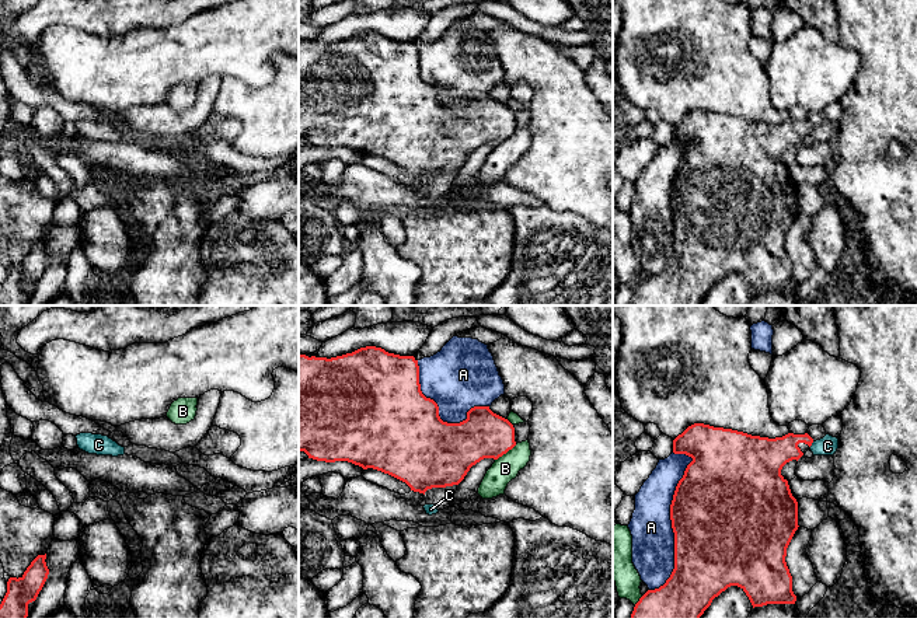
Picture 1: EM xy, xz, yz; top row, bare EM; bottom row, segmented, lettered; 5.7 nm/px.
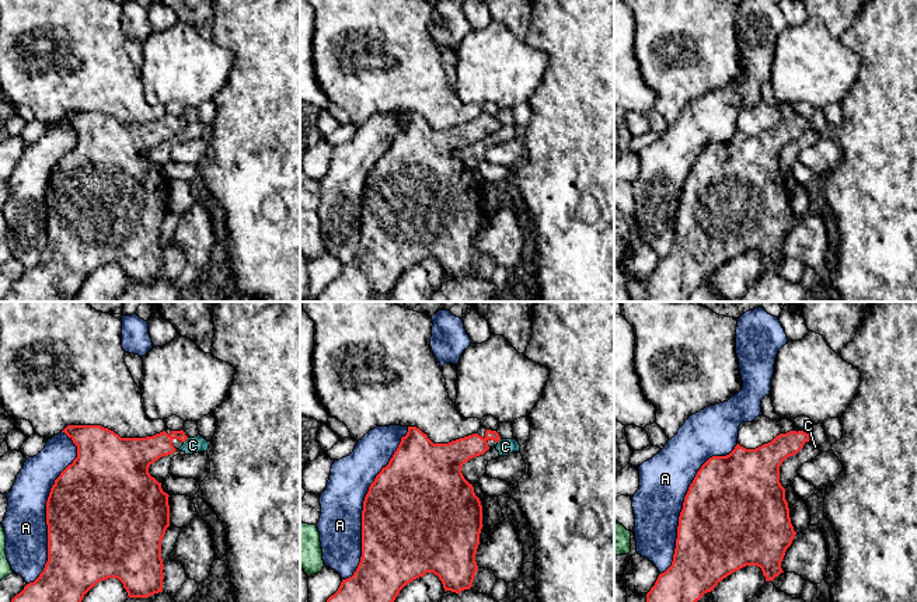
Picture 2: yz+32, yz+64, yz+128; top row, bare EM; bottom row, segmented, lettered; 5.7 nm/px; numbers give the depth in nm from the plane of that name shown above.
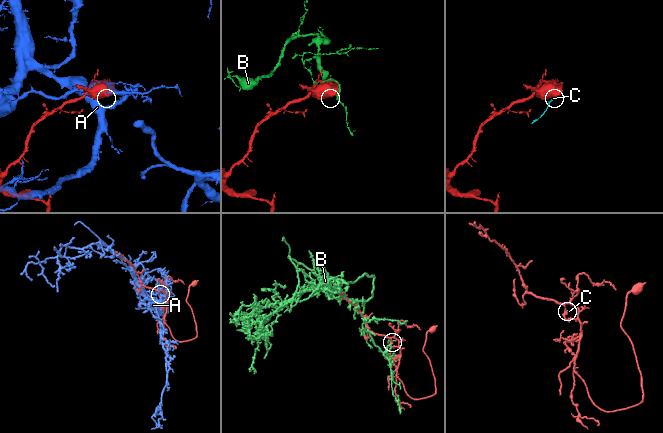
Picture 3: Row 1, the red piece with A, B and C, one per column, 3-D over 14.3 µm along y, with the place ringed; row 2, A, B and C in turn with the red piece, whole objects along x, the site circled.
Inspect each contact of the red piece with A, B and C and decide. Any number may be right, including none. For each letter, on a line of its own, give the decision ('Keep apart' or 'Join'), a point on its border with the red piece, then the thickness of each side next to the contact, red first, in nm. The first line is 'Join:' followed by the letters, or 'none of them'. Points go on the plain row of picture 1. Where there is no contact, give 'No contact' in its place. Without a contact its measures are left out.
Join: none of them
A: Keep apart. Touches red at yz (672, 210). Thickness 500 nm (red) against 240 nm
B: Keep apart. Touches red at xz (505, 139). Thickness 280 nm (red) against 150 nm
C: Keep apart. Touches red at yz (811, 131). Thickness 200 nm (red) against 110 nm

